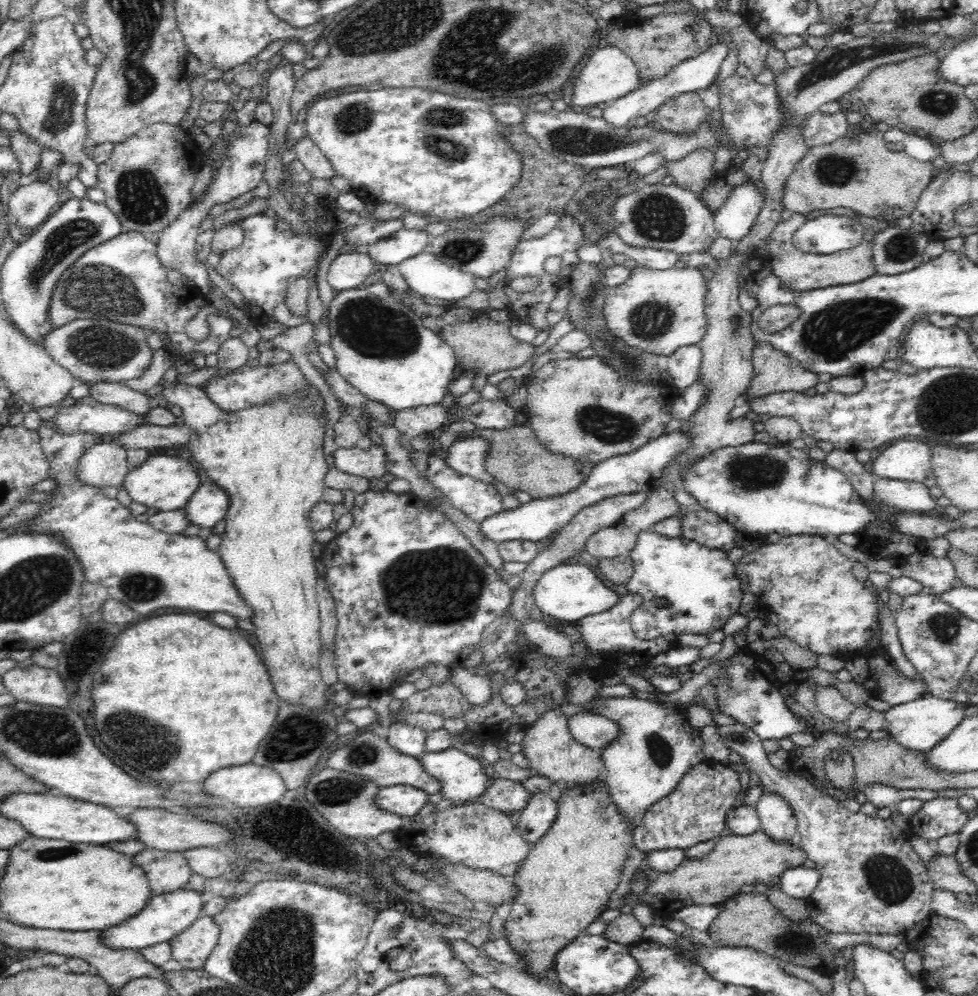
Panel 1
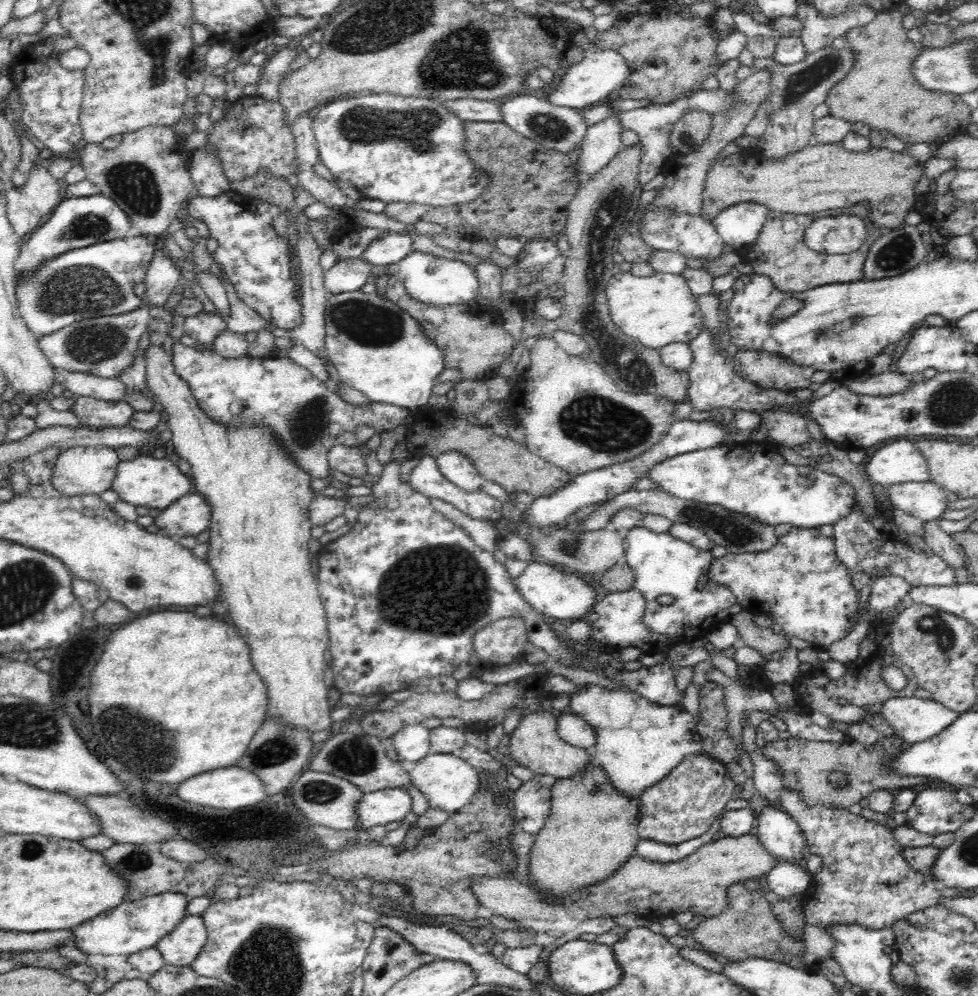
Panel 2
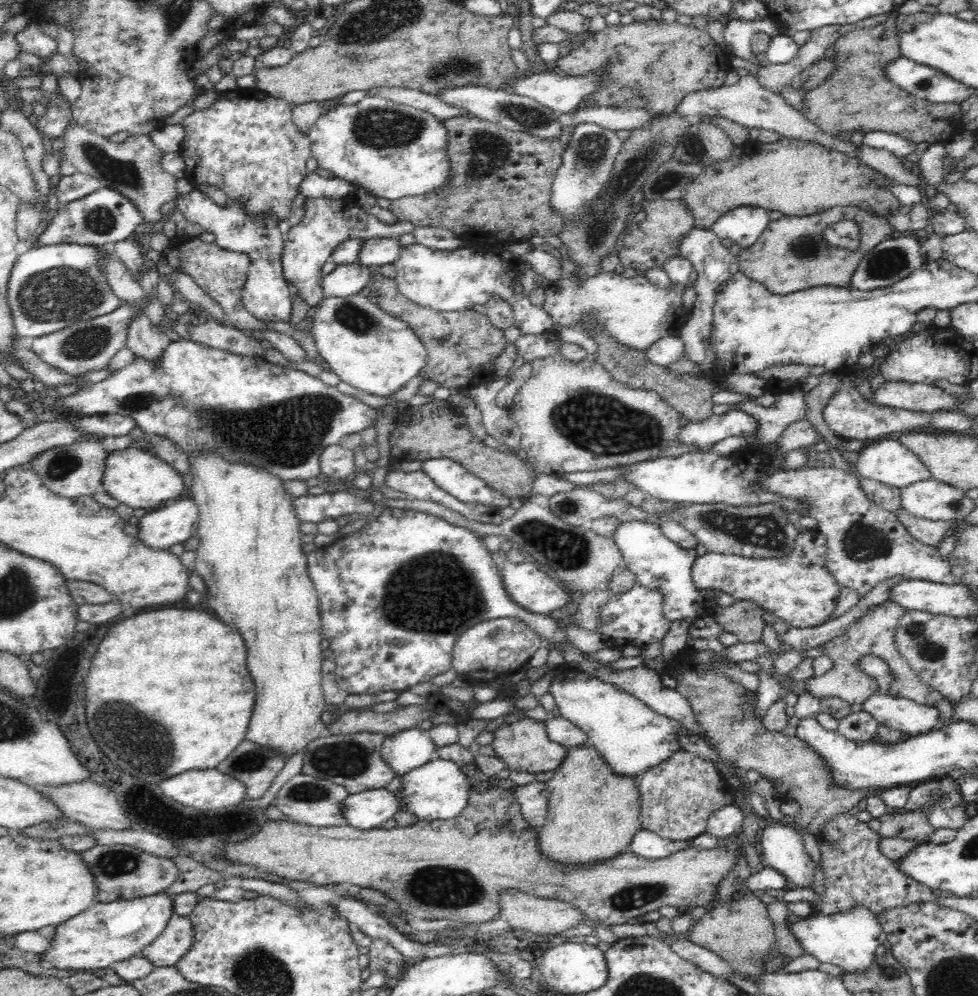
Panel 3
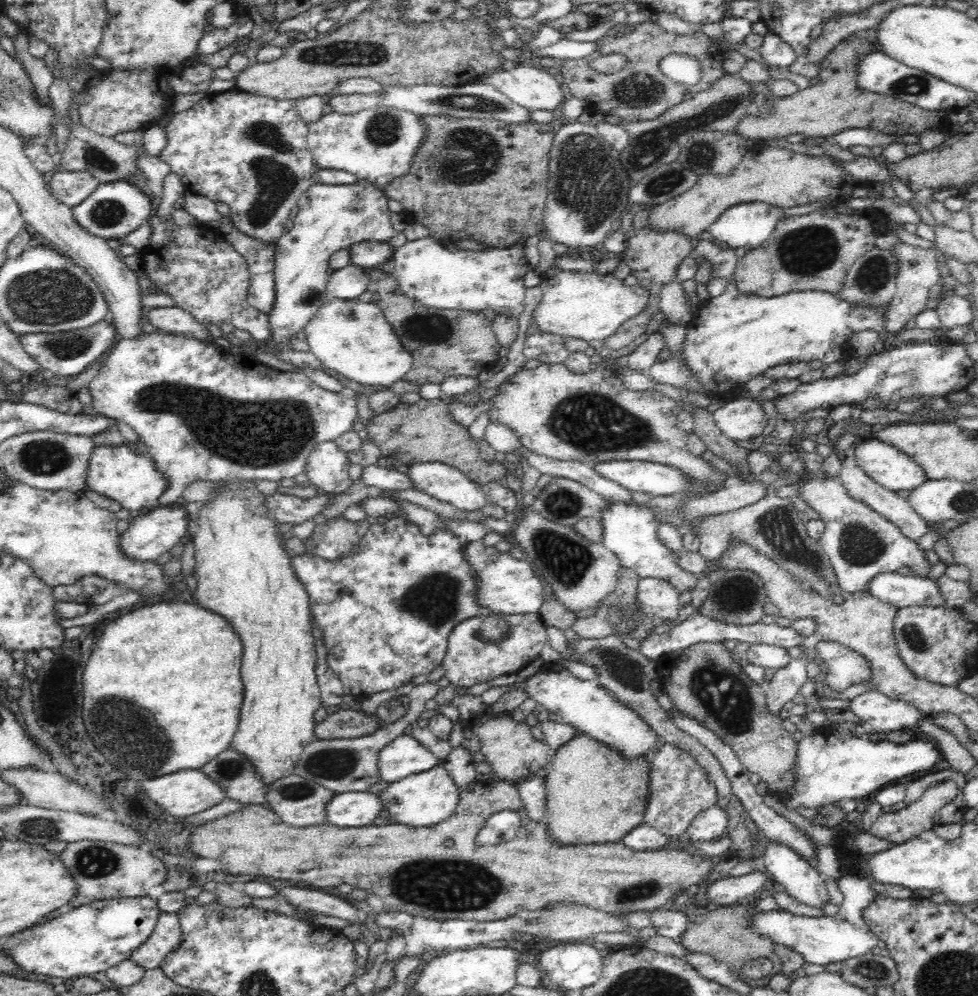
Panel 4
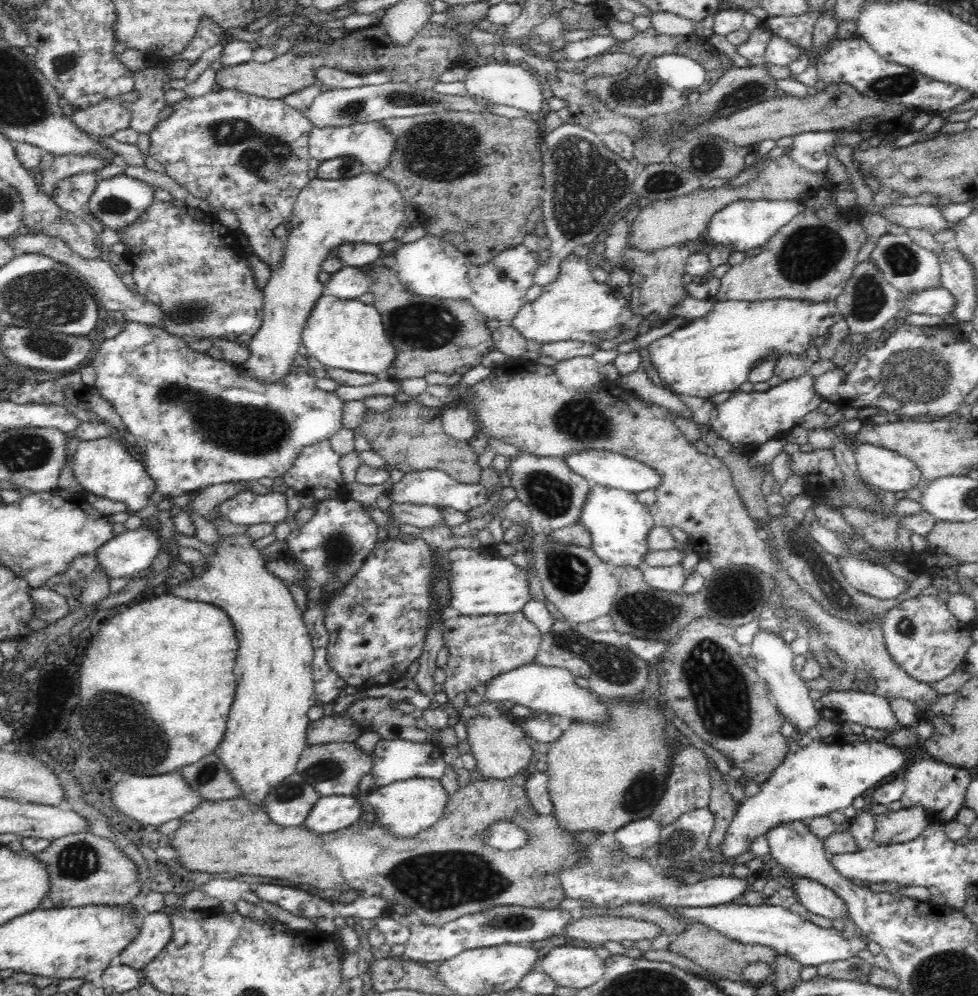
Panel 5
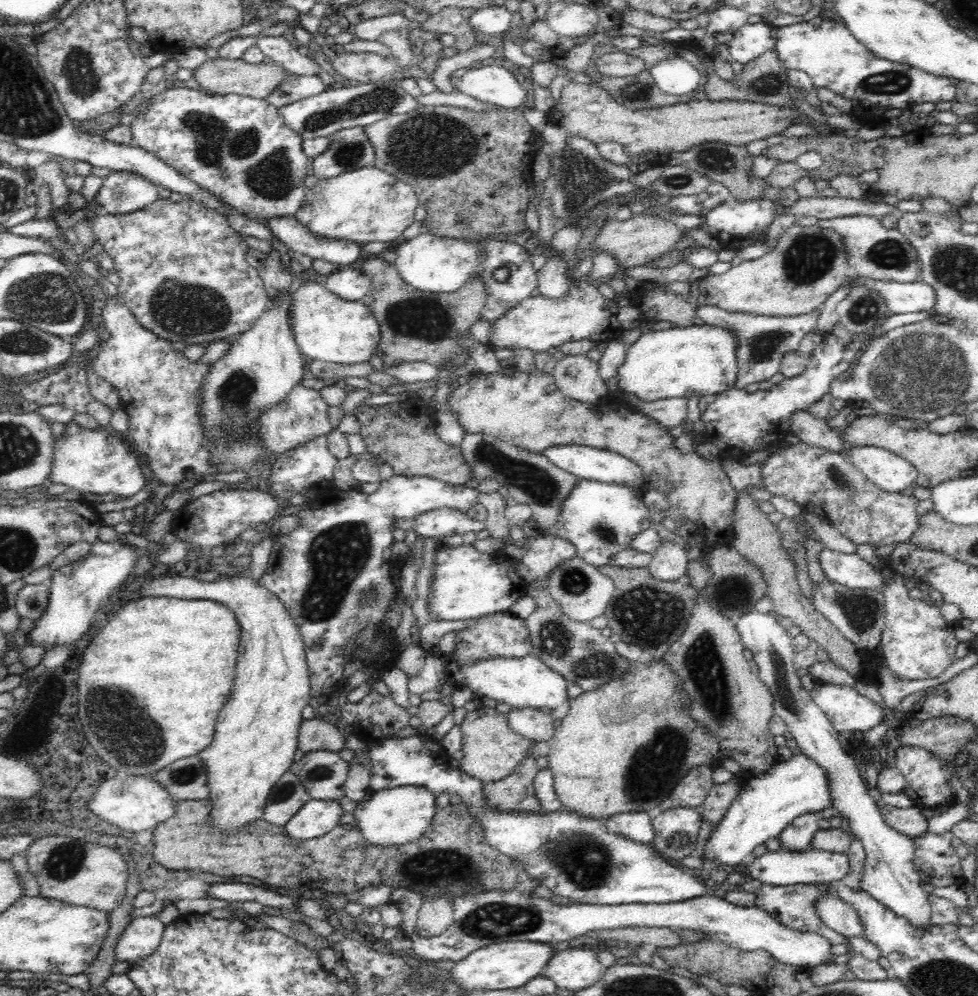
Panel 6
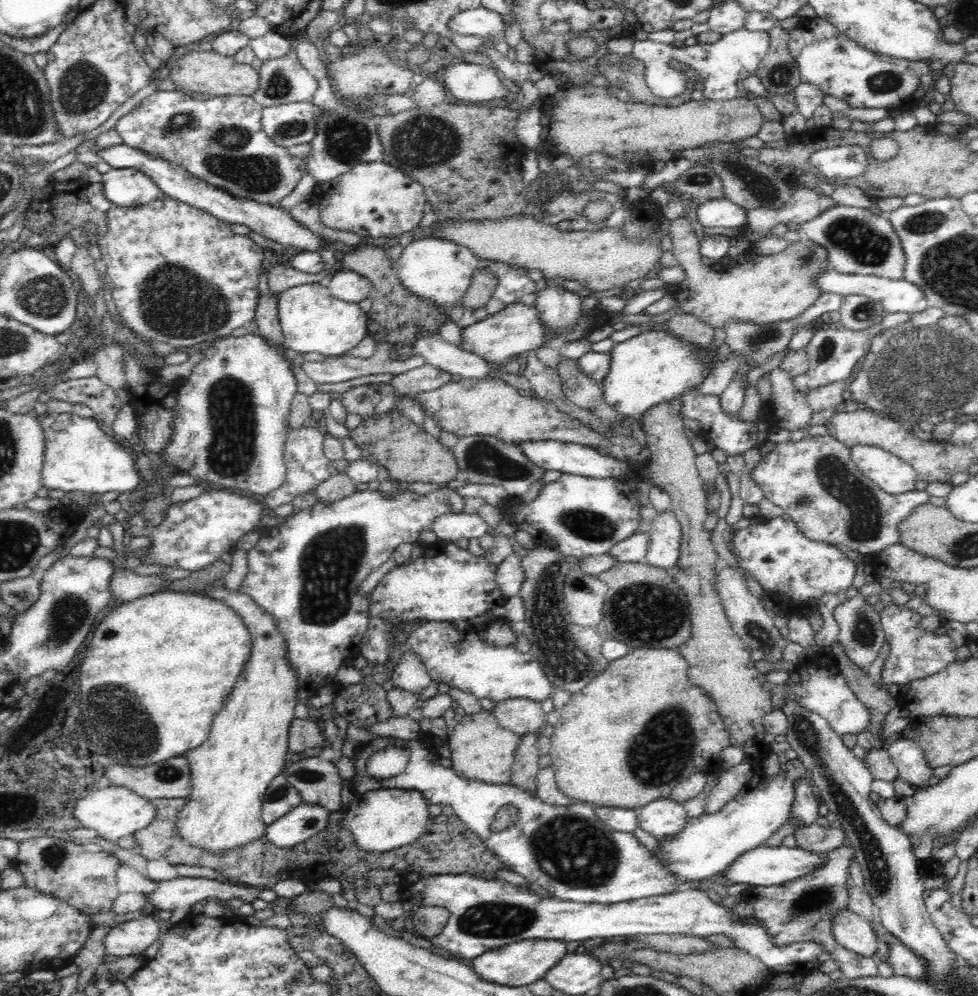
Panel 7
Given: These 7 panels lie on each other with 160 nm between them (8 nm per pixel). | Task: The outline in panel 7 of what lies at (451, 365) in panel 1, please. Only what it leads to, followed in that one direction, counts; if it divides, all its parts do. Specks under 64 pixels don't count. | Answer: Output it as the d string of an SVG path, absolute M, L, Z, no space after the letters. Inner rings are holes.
M321 283L302 284L283 290L279 293L277 311L285 345L298 357L306 352L340 356L368 335L368 313L358 304L334 298L328 287Z

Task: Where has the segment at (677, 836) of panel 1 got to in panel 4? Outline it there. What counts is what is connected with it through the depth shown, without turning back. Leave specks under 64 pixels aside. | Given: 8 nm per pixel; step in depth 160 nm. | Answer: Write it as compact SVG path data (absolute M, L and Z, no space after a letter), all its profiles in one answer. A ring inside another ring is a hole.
M666 743L649 759L650 782L648 804L643 822L670 838L677 837L690 826L692 819L717 803L717 790L702 765L677 746Z

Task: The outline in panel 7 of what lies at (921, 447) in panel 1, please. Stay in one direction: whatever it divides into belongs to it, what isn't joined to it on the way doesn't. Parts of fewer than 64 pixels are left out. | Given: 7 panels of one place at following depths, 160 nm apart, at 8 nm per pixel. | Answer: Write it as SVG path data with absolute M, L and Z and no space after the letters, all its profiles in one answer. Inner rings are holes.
M857 445L851 448L851 460L878 488L887 494L898 495L916 490L915 469L895 454L876 446Z

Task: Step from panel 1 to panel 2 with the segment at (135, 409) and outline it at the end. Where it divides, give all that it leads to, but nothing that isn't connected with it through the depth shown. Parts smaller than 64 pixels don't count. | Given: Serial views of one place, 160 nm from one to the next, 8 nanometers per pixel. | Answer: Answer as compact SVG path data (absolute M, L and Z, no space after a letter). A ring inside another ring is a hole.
M54 368L55 384L61 384L78 396L88 396L101 401L125 401L127 386L118 378L102 378L93 374Z

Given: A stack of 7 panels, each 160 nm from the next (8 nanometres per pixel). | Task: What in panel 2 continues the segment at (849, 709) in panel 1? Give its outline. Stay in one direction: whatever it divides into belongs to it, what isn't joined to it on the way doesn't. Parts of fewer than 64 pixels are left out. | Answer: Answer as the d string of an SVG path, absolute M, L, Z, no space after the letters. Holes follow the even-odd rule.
M880 618L871 622L868 633L865 638L860 642L859 654L855 661L855 666L849 666L848 672L837 679L830 679L825 684L826 694L833 699L845 698L849 704L856 706L866 706L866 704L876 704L876 702L884 702L889 698L894 697L914 697L917 685L914 671L904 666L902 660L898 658L891 647L891 630L894 626L894 621L882 621ZM881 665L894 665L904 672L907 682L902 689L890 688L881 677Z

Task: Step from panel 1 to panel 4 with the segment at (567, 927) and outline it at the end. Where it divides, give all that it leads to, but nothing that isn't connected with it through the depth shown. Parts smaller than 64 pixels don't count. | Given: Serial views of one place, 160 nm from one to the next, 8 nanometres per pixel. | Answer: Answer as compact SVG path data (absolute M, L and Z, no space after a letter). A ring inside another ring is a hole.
M577 732L556 754L545 776L547 809L541 820L560 845L615 843L643 823L648 804L648 756L624 759L614 748Z

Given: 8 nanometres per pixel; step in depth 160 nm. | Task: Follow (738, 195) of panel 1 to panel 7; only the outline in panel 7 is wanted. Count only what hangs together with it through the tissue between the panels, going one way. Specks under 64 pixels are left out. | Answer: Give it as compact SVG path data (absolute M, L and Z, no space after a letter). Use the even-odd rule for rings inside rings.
M712 199L701 201L695 209L698 228L738 228L745 234L747 209L734 204L730 199Z

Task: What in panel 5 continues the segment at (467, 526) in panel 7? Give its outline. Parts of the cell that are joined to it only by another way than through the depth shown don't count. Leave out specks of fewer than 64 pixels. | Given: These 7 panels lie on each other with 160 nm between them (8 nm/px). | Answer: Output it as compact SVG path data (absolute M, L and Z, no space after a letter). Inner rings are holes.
M394 503L390 514L399 523L411 524L419 529L445 524L441 510L427 505Z

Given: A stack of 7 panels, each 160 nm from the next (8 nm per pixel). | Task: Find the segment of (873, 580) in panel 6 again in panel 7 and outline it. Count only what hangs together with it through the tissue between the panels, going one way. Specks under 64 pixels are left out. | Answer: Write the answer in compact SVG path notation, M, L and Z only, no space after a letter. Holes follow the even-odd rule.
M786 514L767 521L762 515L754 519L760 522L735 530L731 553L738 567L755 578L775 602L775 612L803 616L808 600L820 600L822 594L842 596L852 587L857 566L836 546L808 538Z

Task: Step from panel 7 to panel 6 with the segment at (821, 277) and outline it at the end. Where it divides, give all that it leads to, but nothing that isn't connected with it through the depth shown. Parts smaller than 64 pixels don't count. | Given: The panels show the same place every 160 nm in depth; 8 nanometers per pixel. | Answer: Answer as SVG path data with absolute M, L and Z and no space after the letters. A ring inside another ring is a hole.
M858 277L853 286L863 284L882 294L888 310L894 314L912 314L932 310L936 302L935 290L925 282L890 282Z

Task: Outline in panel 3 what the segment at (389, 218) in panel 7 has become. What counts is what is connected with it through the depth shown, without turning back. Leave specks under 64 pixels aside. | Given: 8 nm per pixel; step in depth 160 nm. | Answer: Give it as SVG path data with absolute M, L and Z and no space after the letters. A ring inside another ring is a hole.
M351 195L344 199L301 198L304 205L302 220L293 226L285 236L282 251L282 268L284 280L294 288L308 306L315 309L325 297L322 288L322 266L334 249L349 239L364 241L376 238L396 238L404 235L408 229L402 223L393 225L382 223L376 215L366 213Z

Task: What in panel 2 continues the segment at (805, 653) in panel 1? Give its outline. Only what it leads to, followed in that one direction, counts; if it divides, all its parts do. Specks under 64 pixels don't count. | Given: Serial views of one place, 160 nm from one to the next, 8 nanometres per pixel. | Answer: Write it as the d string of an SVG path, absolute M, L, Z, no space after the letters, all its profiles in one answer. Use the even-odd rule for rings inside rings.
M743 610L731 615L729 622L737 628L739 643L760 651L768 662L772 653L782 654L788 648L789 643L782 632L775 633L772 628L767 629L756 625L754 616L753 612Z

